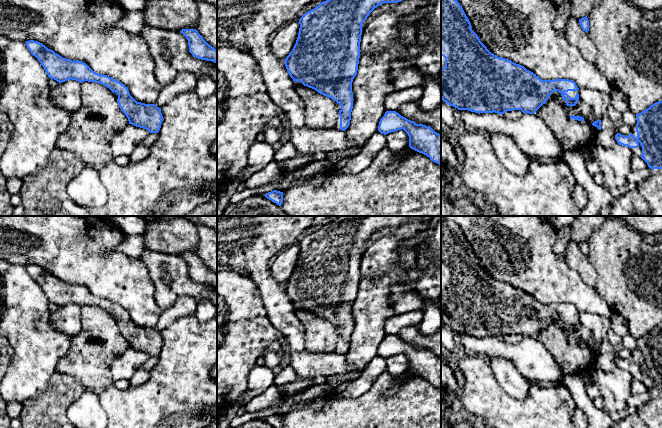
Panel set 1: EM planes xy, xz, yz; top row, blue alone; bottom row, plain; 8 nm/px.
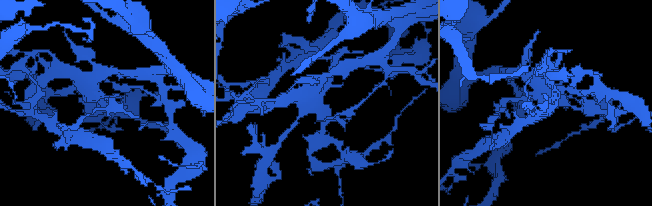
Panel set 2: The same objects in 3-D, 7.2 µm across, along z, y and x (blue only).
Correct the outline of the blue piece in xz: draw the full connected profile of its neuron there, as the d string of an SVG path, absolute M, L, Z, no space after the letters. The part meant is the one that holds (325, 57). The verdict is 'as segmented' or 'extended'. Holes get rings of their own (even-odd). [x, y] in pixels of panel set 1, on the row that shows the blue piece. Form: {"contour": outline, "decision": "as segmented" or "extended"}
{"contour": "M326 0L299 19L296 43L284 63L294 83L300 81L304 86L337 102L339 114L335 129L345 131L350 125L354 100L352 82L358 70L362 23L379 5L401 1Z", "decision": "extended"}

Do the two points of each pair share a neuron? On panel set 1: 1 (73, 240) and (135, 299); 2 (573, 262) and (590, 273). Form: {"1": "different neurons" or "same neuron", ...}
{"1": "same neuron", "2": "same neuron"}

